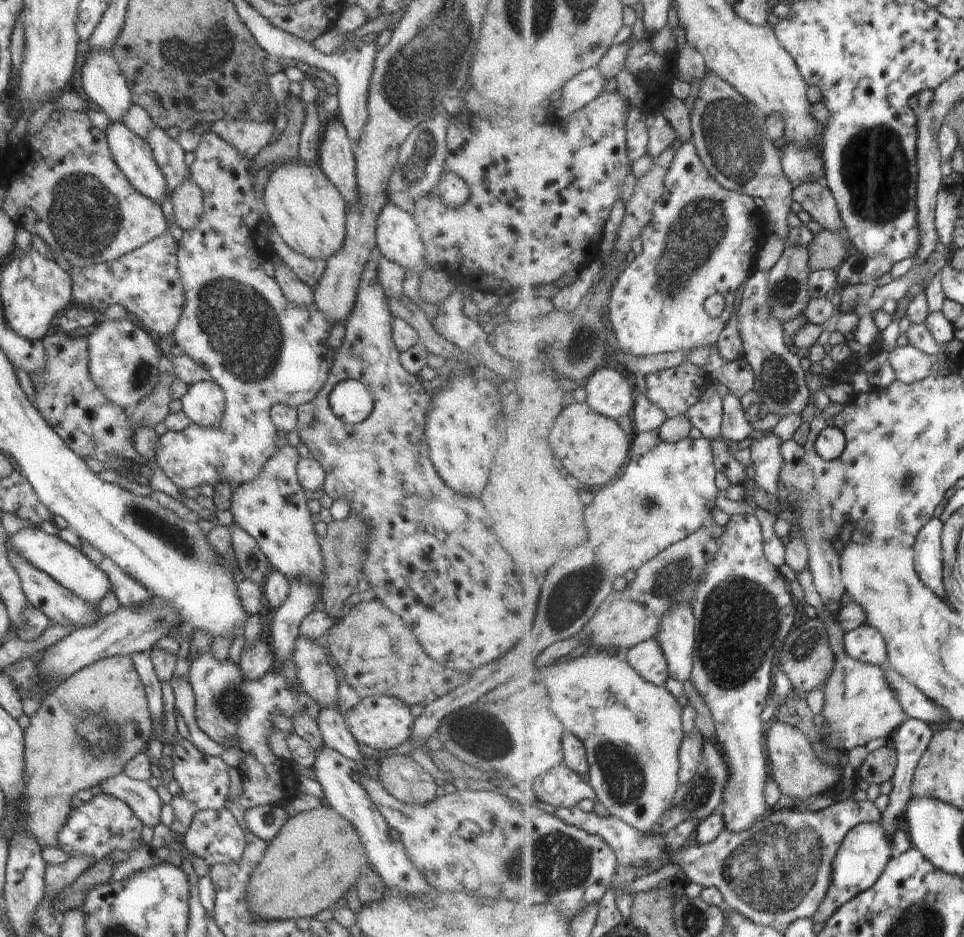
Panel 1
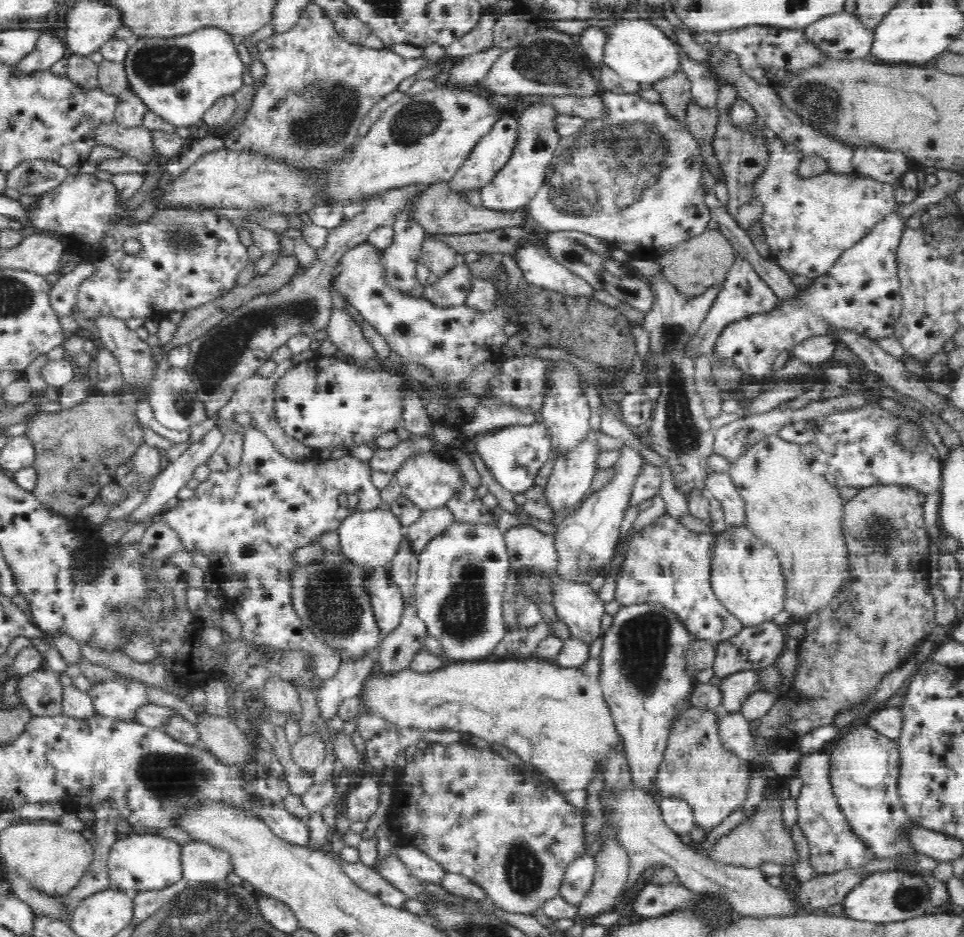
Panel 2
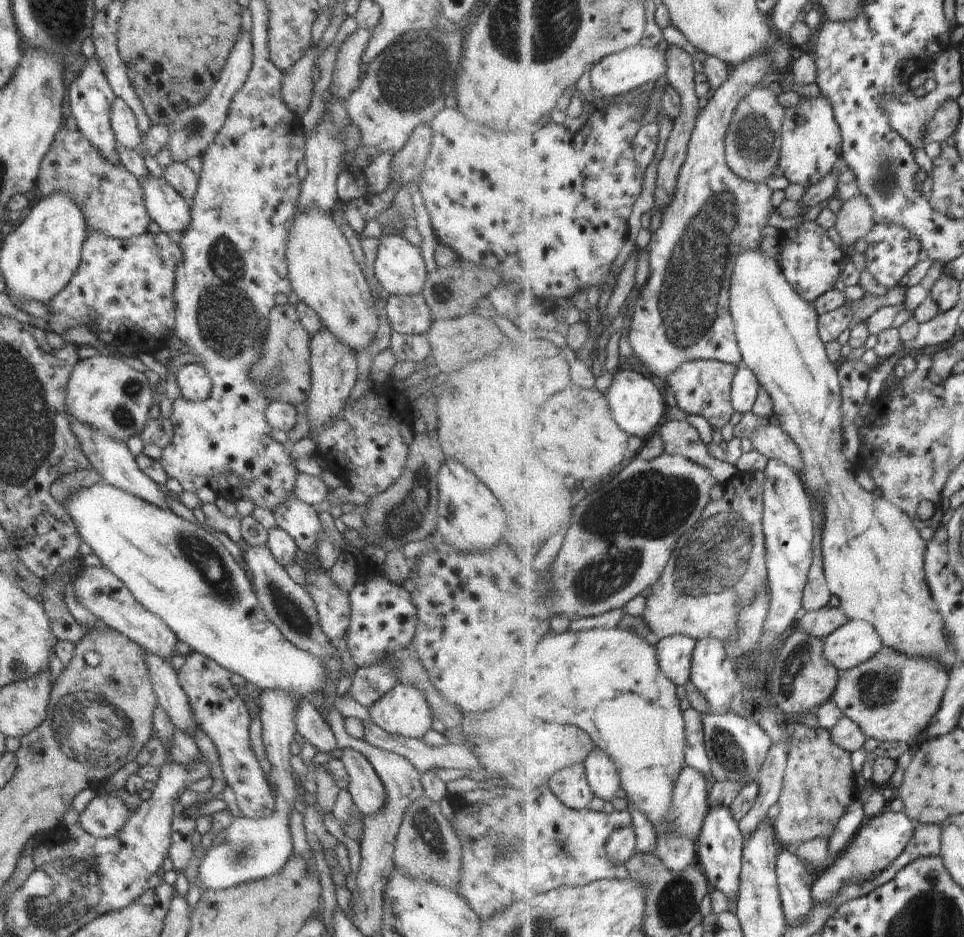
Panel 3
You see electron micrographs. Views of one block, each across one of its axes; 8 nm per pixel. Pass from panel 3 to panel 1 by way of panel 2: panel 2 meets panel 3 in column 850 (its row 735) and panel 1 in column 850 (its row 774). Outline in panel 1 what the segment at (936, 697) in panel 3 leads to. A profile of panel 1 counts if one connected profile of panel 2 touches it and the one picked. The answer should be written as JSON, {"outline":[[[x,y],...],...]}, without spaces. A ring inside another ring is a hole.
{"outline":[[[826,606],[818,613],[818,617],[826,623],[831,635],[832,648],[838,658],[835,672],[824,686],[827,703],[823,715],[827,720],[825,724],[827,738],[823,746],[831,746],[842,752],[850,753],[855,748],[866,746],[868,742],[876,738],[892,740],[896,730],[909,719],[909,714],[902,706],[899,694],[888,682],[886,668],[860,662],[847,651],[845,641],[847,632],[842,628],[838,615]]]}

